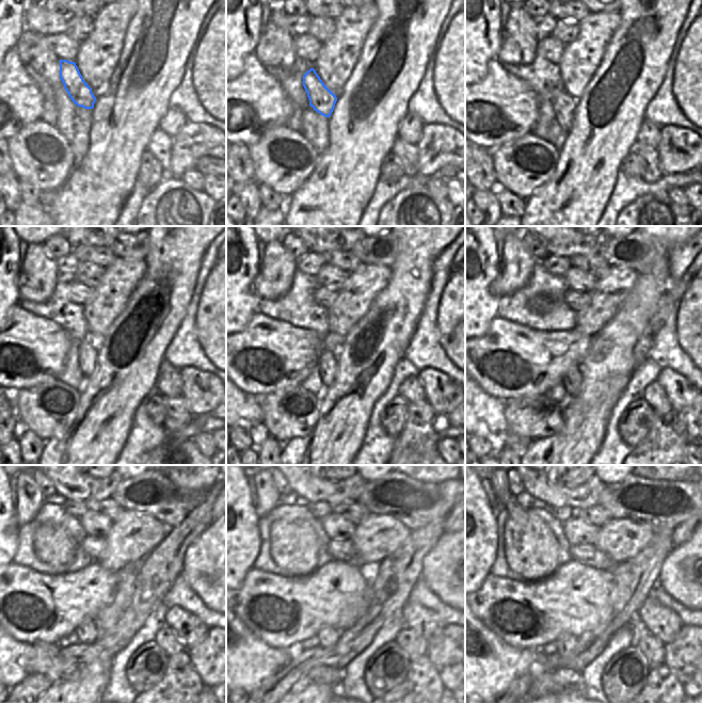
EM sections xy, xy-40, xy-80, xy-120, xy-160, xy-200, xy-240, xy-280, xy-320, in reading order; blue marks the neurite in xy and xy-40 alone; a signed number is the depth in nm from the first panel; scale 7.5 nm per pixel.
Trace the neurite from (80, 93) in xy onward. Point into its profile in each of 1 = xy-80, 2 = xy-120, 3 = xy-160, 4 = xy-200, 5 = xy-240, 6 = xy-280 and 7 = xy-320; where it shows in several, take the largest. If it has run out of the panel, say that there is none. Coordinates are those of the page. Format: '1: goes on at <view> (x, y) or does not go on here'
1: goes on at xy-80 (563, 105)
2: goes on at xy-120 (86, 353)
3: goes on at xy-160 (326, 365)
4: goes on at xy-200 (570, 384)
5: goes on at xy-240 (89, 632)
6: goes on at xy-280 (328, 637)
7: goes on at xy-320 (568, 646)

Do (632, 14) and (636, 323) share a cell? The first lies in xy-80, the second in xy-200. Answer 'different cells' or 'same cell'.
same cell

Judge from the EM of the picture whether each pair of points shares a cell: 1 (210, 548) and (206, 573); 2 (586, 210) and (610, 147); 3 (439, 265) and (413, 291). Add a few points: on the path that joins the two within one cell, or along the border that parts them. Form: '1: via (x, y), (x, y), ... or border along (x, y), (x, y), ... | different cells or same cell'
1: via (210, 555), (210, 566) | same cell
2: via (586, 194), (586, 171), (594, 161) | same cell
3: border along (445, 248), (433, 261), (433, 275), (428, 294) | different cells

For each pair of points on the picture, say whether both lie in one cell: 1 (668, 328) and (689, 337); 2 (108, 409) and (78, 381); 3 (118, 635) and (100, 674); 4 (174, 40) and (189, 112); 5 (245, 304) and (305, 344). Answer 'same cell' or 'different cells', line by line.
1: different cells
2: different cells
3: different cells
4: different cells
5: different cells

